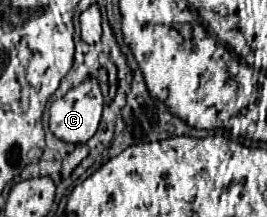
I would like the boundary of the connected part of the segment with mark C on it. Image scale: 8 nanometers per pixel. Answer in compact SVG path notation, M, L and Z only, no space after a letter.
M89 79L73 87L63 99L51 103L49 129L65 143L87 143L99 125L103 111L103 95L99 85Z

